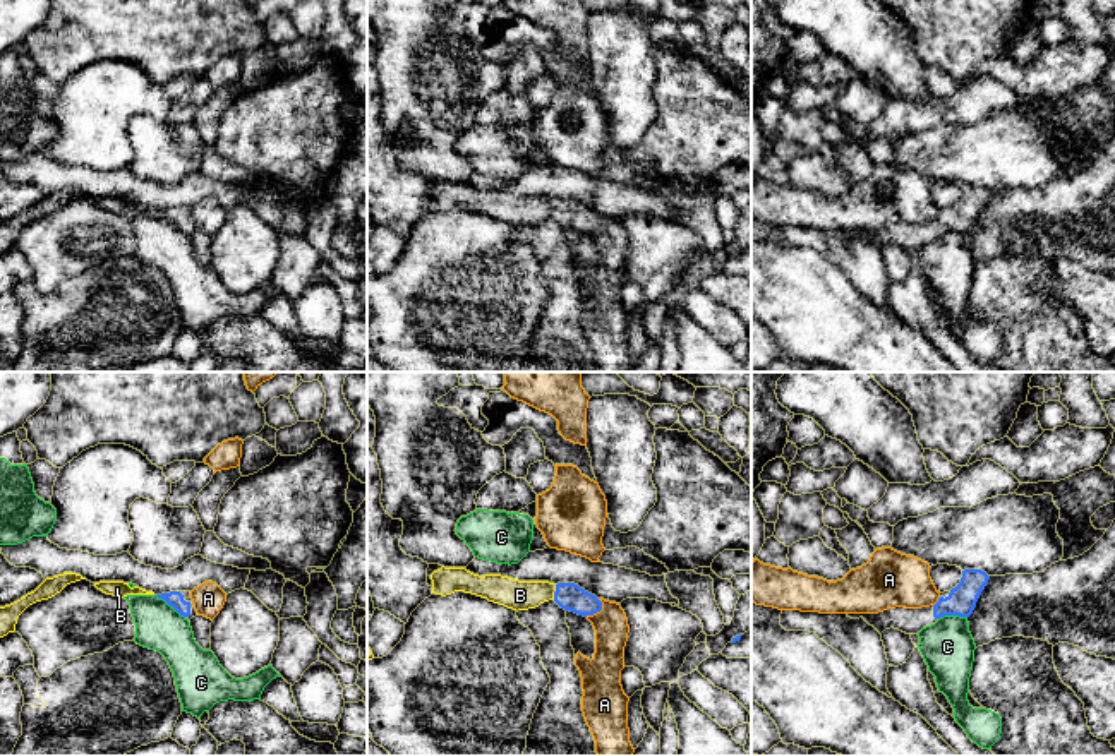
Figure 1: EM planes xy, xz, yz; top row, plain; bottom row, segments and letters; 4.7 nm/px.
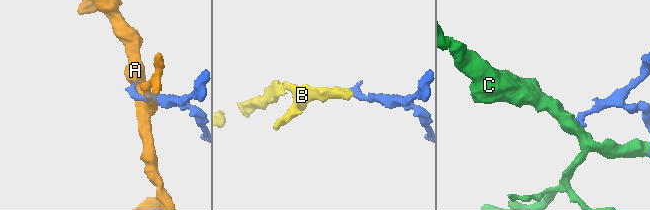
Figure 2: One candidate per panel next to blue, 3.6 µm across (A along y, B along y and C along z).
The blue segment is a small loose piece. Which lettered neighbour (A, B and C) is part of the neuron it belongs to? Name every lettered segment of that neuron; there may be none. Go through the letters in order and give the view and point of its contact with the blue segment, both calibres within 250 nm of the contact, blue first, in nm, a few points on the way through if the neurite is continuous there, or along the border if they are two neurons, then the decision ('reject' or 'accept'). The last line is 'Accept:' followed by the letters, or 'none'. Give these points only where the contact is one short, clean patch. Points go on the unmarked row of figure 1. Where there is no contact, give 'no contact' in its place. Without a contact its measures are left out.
A: meets blue in xz at (597, 227); 130 nm thick on the blue side, 160 nm on the other; reject
B: meets blue in xz at (554, 208); 130 nm thick on the blue side, 140 nm on the other; runs through xz (570, 213), (554, 208), (520, 211); accept
C: meets blue in xy at (170, 222); 80 nm thick on the blue side, 220 nm on the other; reject
Accept: B

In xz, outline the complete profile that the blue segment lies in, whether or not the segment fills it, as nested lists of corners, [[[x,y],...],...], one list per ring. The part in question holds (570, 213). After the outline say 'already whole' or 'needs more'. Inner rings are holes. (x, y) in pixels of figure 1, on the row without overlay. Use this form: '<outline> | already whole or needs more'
[[[441,183],[431,190],[432,209],[472,209],[513,226],[535,225],[554,216],[561,225],[578,231],[594,231],[602,226],[602,218],[575,199],[518,197],[501,190],[479,192],[465,183]]] | needs more

